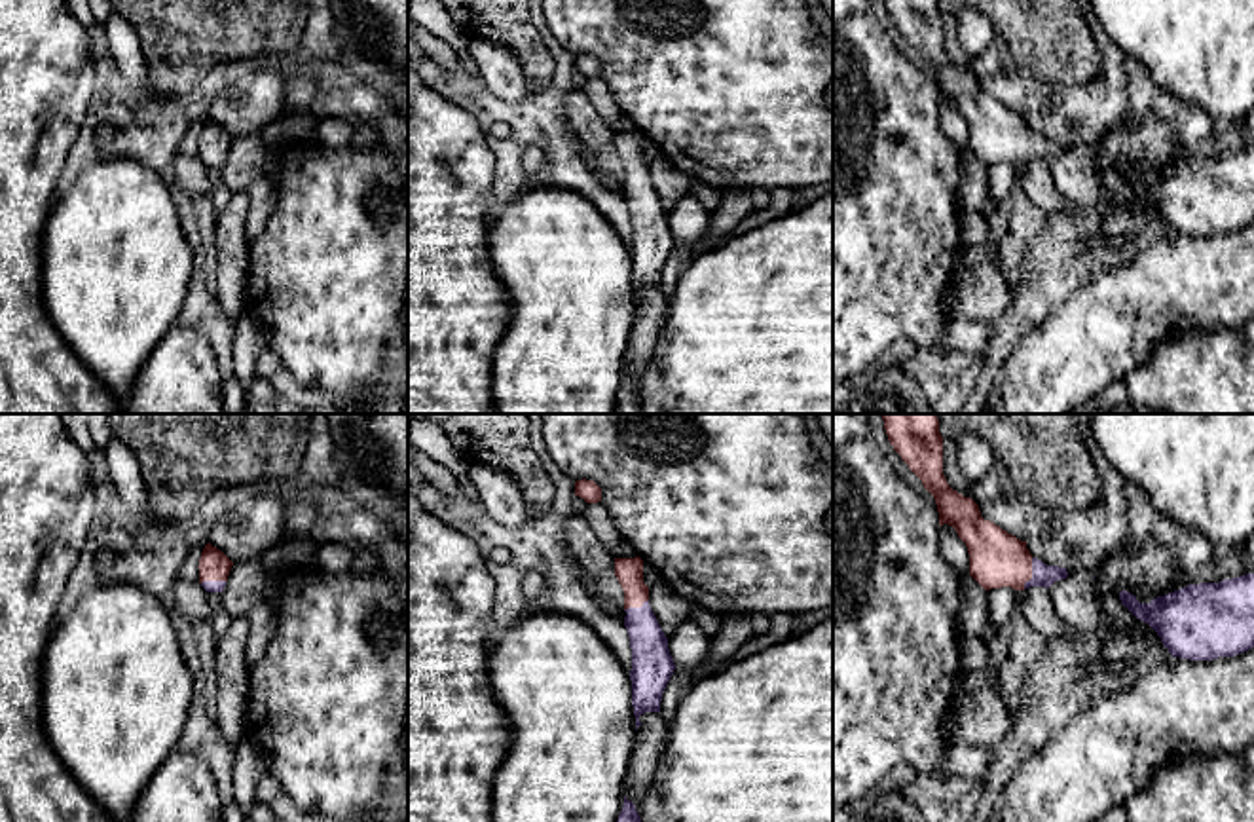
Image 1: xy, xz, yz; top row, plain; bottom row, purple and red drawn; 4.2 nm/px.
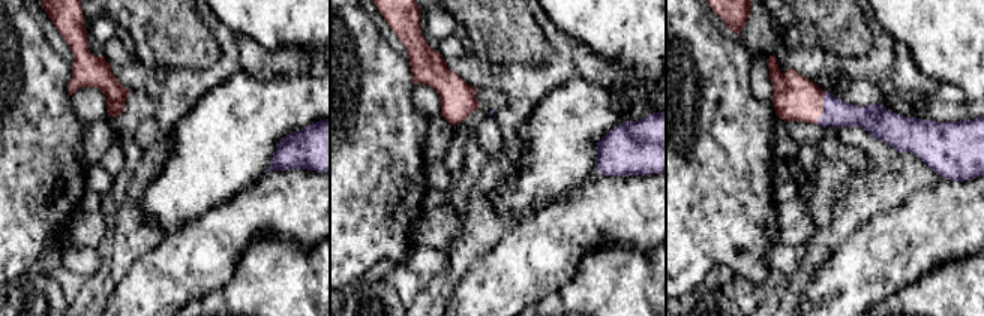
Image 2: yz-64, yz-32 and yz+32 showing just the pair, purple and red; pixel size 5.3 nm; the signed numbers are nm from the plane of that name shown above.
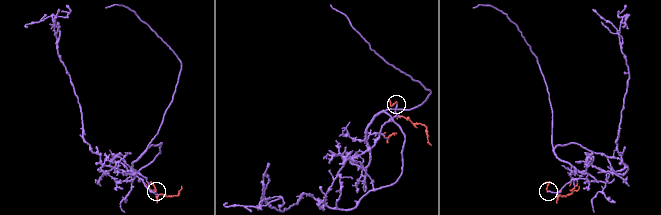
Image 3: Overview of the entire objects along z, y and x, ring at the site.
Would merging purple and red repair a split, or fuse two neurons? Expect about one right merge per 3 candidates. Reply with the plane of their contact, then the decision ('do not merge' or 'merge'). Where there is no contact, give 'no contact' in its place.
contact in yz; merge

